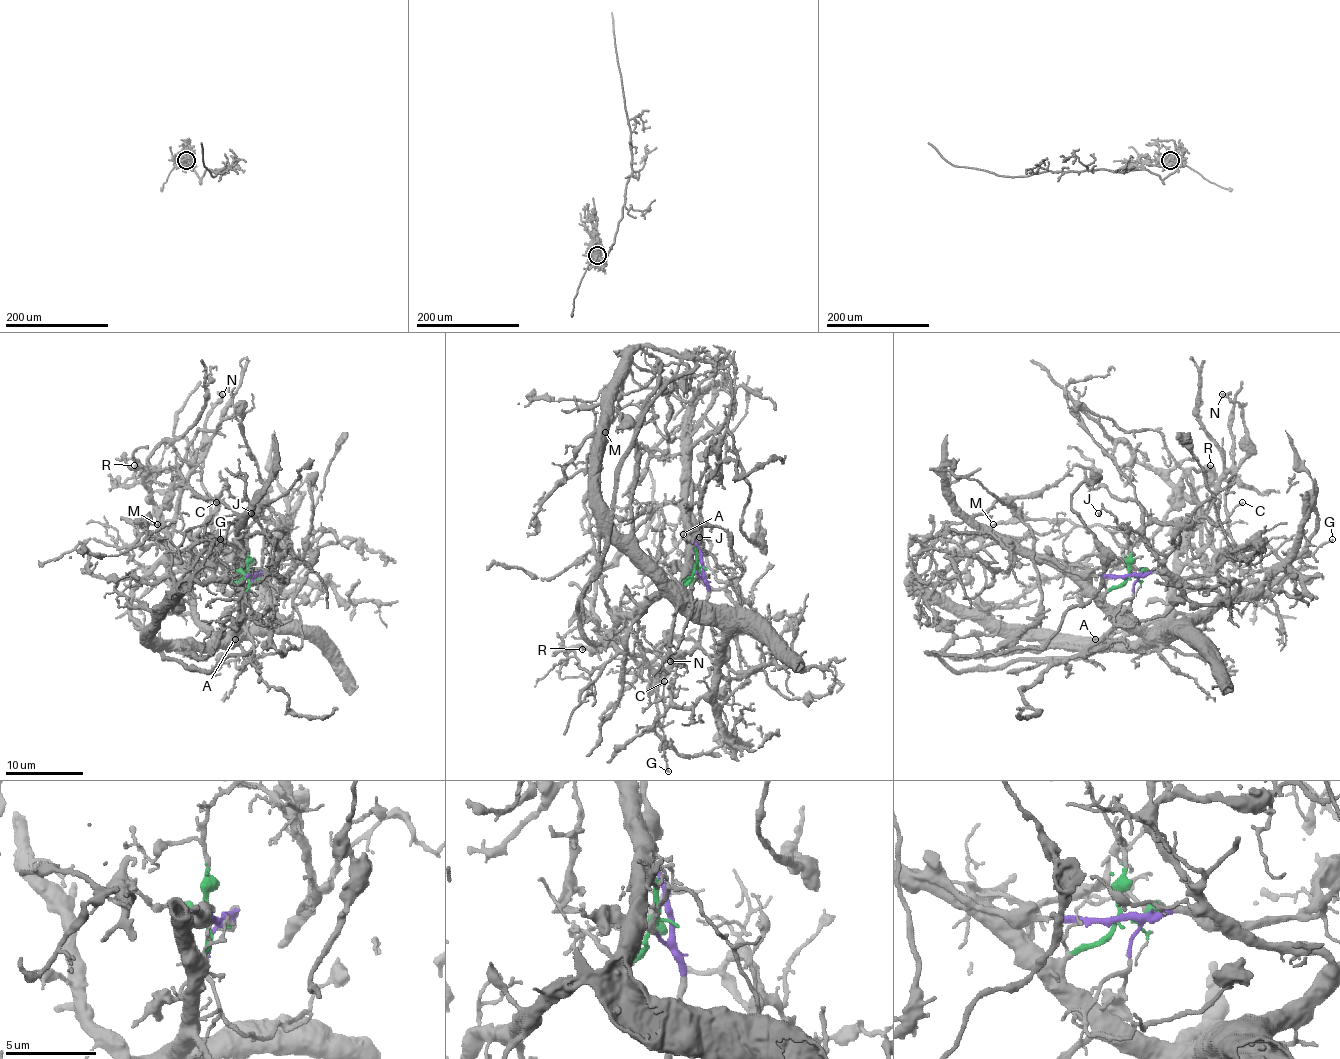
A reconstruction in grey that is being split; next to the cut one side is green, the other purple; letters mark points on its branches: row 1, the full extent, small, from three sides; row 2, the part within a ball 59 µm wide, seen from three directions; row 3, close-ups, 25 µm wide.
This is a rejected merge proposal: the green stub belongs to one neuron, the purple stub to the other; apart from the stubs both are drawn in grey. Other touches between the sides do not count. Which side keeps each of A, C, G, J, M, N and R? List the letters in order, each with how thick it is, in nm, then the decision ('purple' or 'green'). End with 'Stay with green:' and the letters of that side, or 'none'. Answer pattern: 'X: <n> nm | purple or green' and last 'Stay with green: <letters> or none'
A: 100 nm | green
C: 130 nm | purple
G: 140 nm | purple
J: 130 nm | green
M: 130 nm | purple
N: 190 nm | purple
R: 120 nm | purple
Stay with green: A, J

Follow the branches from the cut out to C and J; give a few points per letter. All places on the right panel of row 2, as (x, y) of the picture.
C: (1127, 576), (1165, 572), (1168, 576), (1204, 576), (1231, 540), (1227, 515), (1243, 501)
J: (1127, 576), (1127, 537), (1112, 515), (1104, 509), (1100, 515), (1098, 513)

